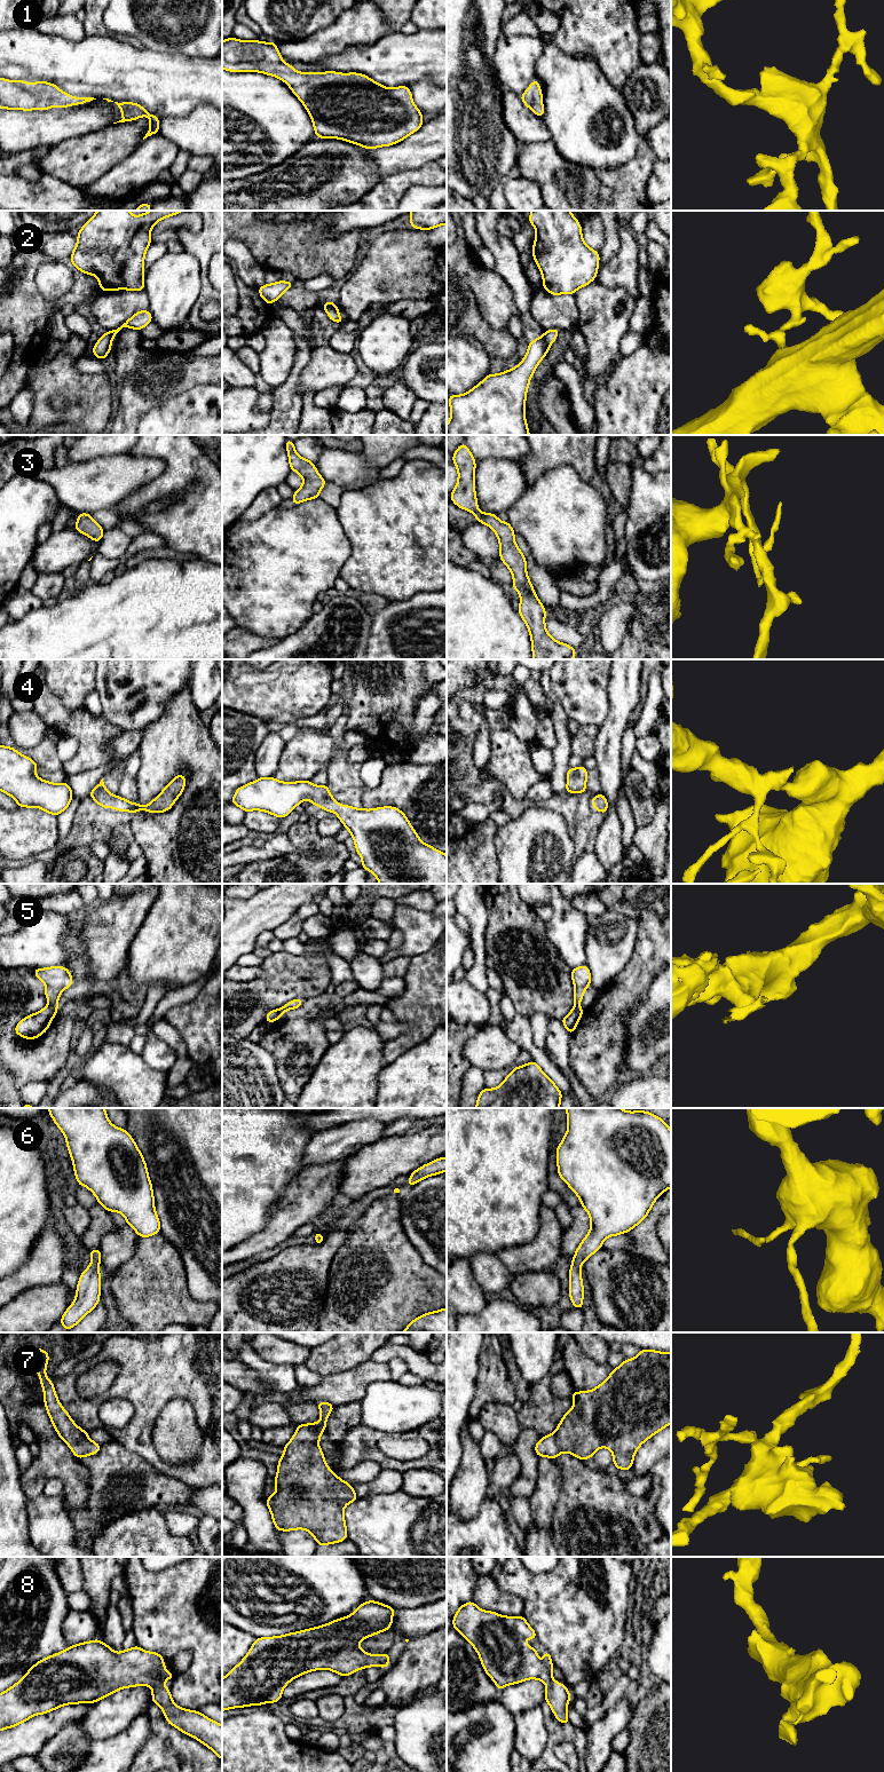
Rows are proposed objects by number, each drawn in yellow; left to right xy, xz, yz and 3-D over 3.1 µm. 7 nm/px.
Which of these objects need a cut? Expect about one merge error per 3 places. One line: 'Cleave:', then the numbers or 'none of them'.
Cleave: 5

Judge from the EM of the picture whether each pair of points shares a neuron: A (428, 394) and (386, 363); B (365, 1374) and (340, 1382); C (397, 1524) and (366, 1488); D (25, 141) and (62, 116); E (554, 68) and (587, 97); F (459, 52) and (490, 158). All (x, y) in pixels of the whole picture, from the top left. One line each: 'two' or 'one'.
A: two
B: one
C: two
D: one
E: one
F: one

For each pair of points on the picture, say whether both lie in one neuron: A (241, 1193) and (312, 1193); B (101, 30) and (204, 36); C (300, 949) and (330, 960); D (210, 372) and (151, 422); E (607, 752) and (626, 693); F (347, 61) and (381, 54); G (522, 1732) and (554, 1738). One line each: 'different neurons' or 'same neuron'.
A: different neurons
B: different neurons
C: same neuron
D: different neurons
E: same neuron
F: same neuron
G: different neurons

